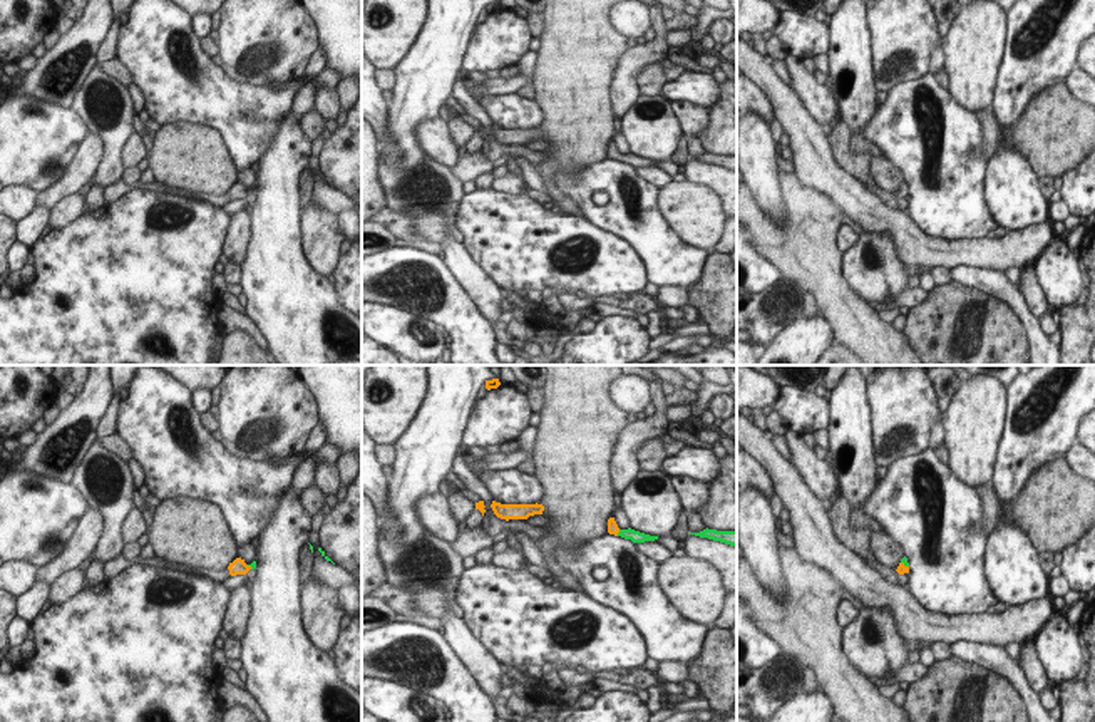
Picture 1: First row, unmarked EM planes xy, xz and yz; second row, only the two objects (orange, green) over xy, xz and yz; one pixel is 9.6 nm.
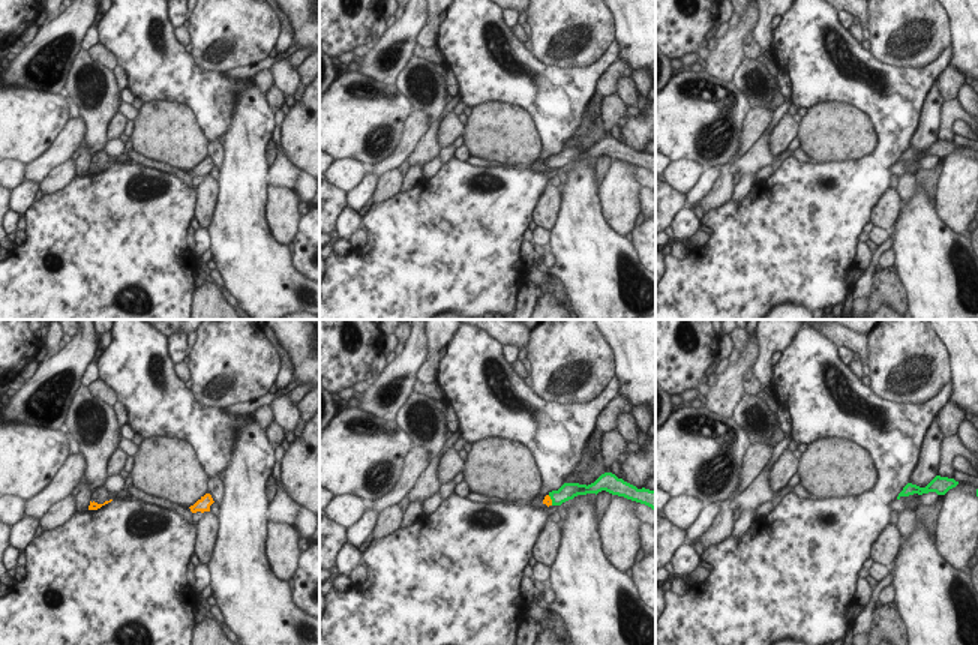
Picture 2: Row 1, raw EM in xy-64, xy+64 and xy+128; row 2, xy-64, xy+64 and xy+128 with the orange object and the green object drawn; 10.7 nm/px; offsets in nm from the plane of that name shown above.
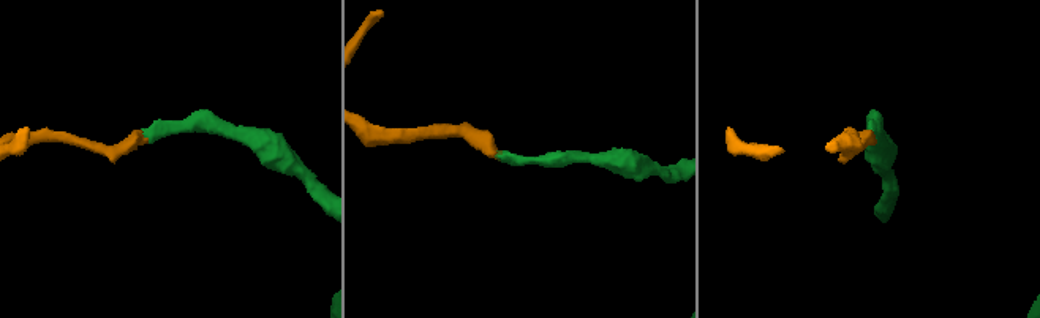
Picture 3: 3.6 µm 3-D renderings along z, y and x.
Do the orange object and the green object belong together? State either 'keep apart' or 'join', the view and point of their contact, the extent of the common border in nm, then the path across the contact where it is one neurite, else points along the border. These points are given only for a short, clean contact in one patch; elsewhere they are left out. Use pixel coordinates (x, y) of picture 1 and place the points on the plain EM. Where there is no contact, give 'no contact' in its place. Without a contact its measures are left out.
join; contact yz (903, 188); length 100 nm; way yz (901, 193), (903, 188), (904, 185)

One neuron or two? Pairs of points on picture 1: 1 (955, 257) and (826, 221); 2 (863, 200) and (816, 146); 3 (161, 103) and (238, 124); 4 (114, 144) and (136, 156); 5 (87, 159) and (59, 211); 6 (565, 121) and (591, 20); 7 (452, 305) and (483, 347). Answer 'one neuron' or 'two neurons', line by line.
1: two neurons
2: one neuron
3: one neuron
4: two neurons
5: two neurons
6: one neuron
7: one neuron

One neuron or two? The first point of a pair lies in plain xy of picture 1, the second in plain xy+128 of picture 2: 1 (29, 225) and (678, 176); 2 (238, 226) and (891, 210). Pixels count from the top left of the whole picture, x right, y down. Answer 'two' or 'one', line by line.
1: two
2: one

